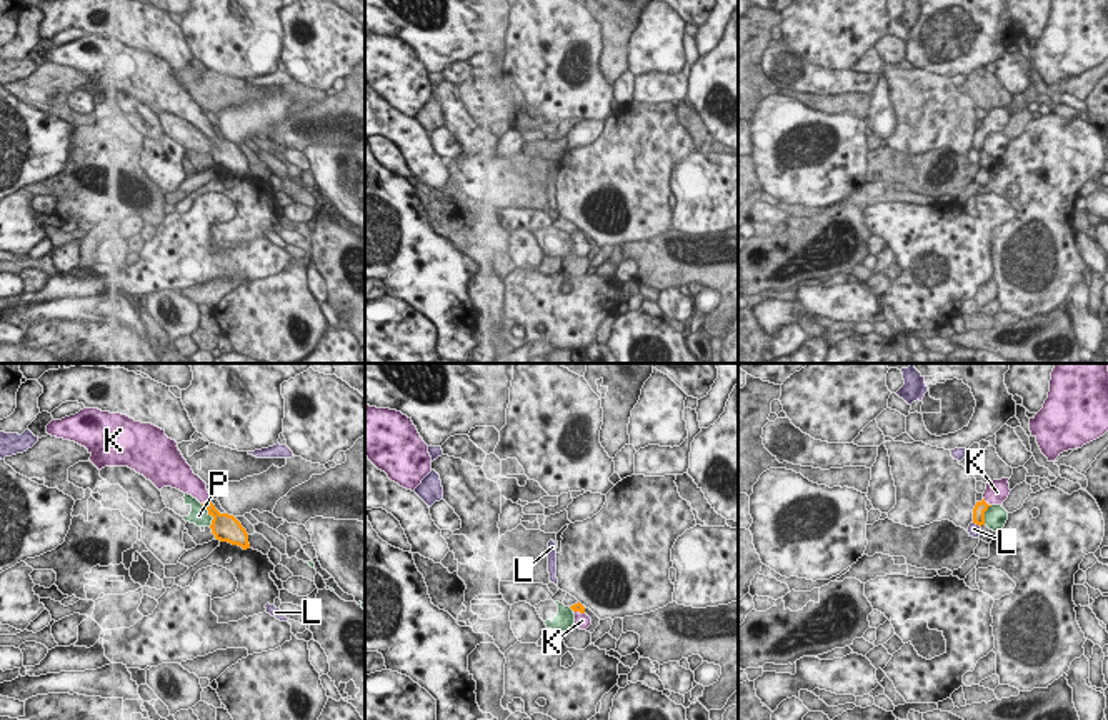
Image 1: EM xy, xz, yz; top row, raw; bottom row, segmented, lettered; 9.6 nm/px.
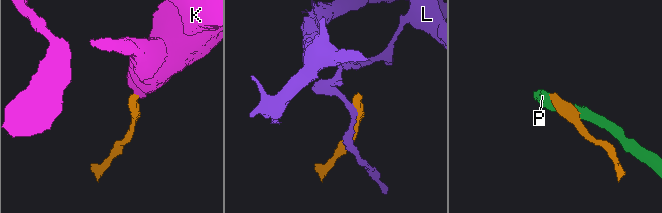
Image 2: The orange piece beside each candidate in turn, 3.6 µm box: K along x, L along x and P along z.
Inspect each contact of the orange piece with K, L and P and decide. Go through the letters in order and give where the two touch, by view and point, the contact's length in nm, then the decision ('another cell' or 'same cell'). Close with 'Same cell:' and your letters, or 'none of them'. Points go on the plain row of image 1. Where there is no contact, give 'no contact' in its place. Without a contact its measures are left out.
K: meets orange in xy at (207, 129); contact 100 nm long; same cell
L: meets orange in yz at (977, 150); contact 110 nm long; another cell
P: meets orange in xy at (210, 140); contact 240 nm long; another cell
Same cell: K

